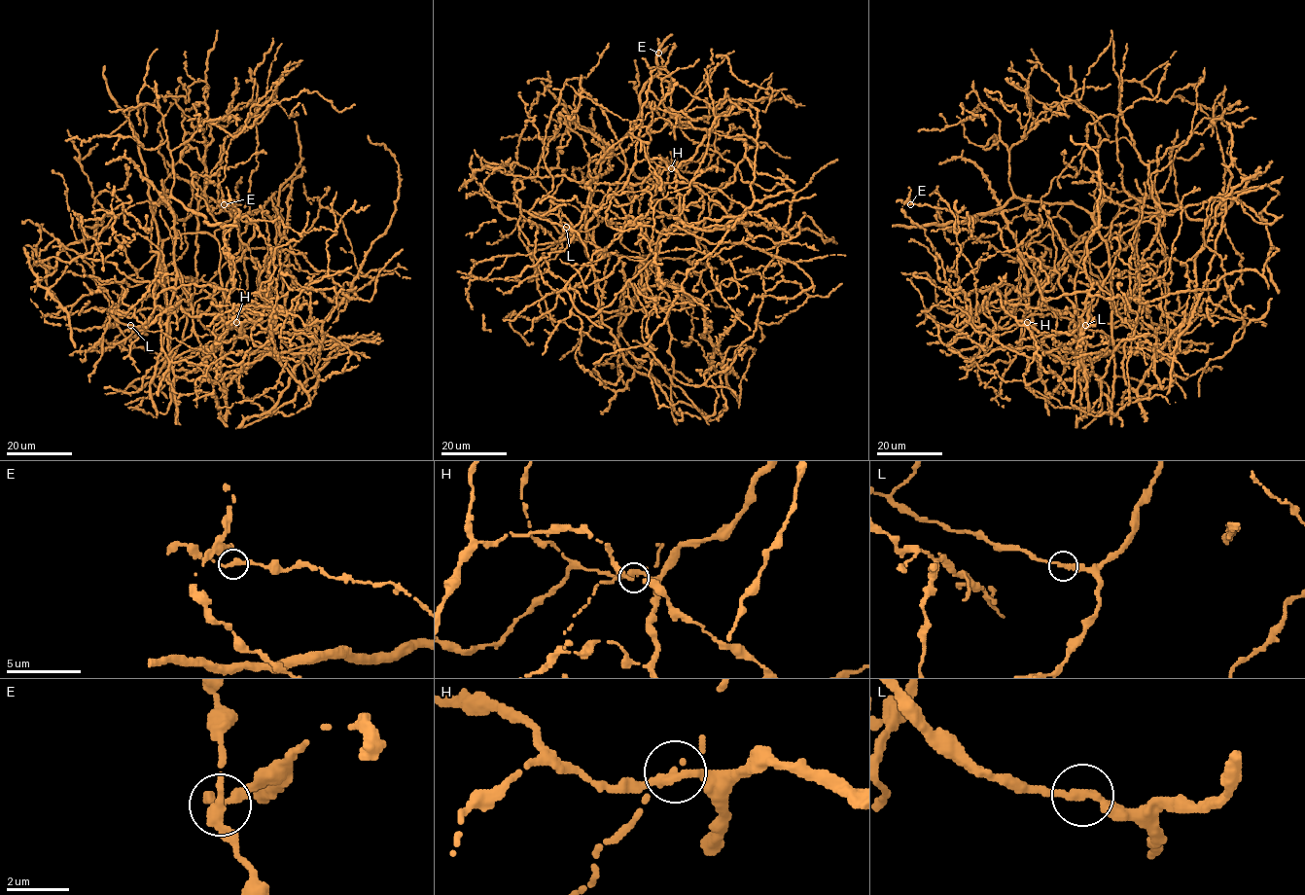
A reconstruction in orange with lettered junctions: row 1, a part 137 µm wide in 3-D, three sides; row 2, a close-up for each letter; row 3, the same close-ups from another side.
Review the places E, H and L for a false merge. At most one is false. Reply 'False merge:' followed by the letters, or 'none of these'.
False merge: H

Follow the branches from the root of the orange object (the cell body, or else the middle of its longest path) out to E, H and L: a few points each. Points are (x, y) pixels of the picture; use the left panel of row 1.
E: (158, 230), (173, 373), (216, 380), (265, 354), (292, 370), (344, 295), (359, 298), (224, 203)
H: (158, 230), (161, 239), (206, 232), (217, 240), (227, 310), (244, 335), (240, 336), (236, 321)
L: (158, 230), (150, 200), (156, 207), (150, 228), (151, 251), (158, 253), (154, 310), (145, 325), (131, 325)

